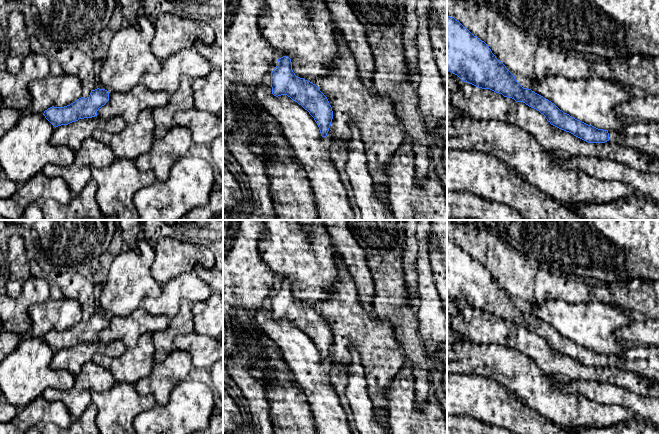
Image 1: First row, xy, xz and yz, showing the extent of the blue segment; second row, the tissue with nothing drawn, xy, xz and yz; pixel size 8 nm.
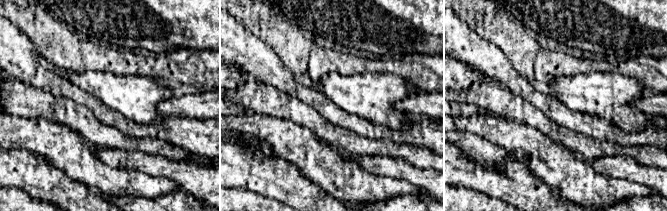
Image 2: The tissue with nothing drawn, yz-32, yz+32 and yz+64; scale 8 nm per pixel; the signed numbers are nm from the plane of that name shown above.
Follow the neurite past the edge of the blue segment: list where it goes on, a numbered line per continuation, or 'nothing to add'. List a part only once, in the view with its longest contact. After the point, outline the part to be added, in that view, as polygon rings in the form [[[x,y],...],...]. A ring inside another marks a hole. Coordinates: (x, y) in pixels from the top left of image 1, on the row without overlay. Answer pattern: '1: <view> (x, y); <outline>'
1: yz (642, 360); [[[625,345],[621,355],[608,357],[609,366],[659,383],[659,347]]]

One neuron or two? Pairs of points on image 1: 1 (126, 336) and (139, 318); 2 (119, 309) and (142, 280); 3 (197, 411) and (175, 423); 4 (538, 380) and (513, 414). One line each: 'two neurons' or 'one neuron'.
1: one neuron
2: one neuron
3: one neuron
4: two neurons

